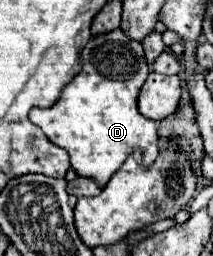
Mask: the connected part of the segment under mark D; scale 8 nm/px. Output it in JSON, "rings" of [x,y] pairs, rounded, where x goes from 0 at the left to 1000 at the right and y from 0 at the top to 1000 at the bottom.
{"rings":[[[563,109],[451,141],[385,195],[385,281],[300,344],[244,422],[141,430],[141,469],[197,500],[235,555],[329,602],[357,688],[432,695],[488,734],[610,594],[667,586],[676,648],[742,609],[742,484],[648,438],[648,359],[695,289],[667,172],[592,148]]]}

